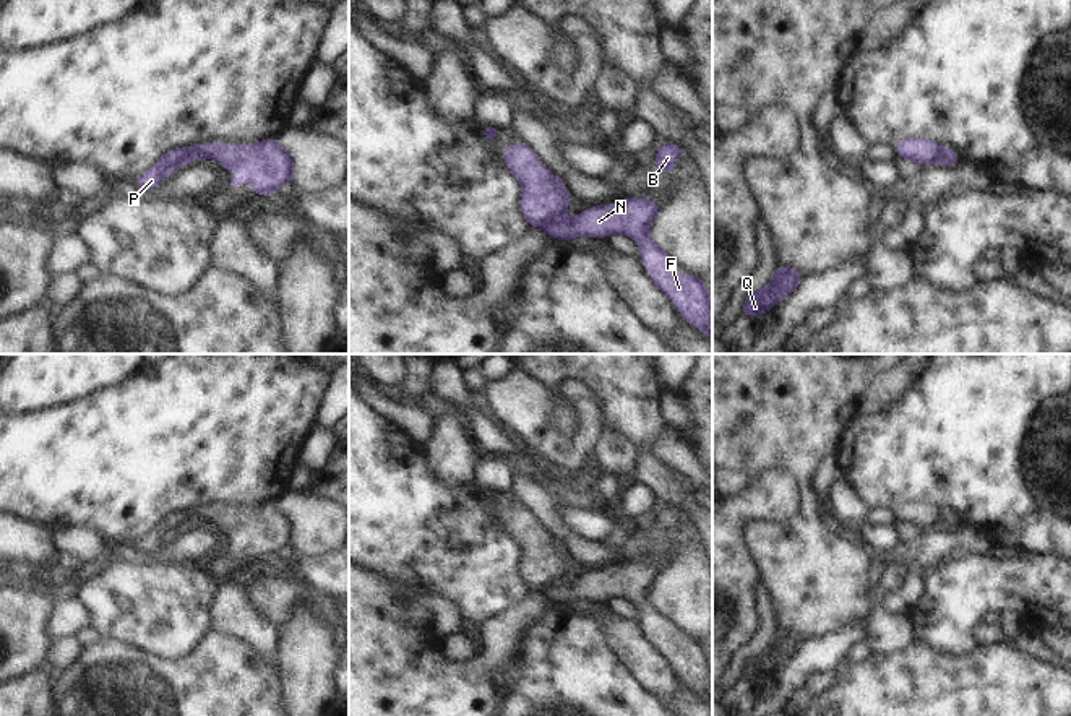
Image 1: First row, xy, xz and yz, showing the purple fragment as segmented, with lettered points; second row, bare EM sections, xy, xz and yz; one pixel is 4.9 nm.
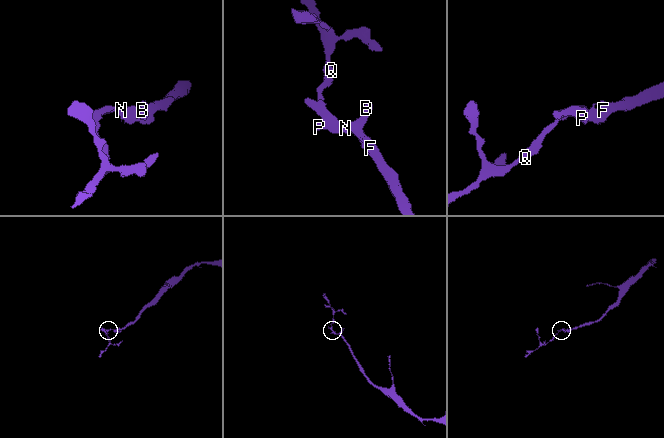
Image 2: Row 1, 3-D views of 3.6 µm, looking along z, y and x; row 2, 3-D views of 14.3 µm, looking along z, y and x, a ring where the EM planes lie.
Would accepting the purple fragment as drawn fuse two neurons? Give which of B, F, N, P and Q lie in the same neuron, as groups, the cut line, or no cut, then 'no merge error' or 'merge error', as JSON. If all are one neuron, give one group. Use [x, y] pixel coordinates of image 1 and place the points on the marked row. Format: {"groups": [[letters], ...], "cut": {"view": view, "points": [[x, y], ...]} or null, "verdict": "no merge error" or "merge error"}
{"groups": [["B", "F", "N"], ["P", "Q"]], "cut": {"view": "xz", "points": [[560, 215], [541, 226]]}, "verdict": "merge error"}

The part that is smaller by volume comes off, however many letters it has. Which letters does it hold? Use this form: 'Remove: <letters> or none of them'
Remove: P, Q

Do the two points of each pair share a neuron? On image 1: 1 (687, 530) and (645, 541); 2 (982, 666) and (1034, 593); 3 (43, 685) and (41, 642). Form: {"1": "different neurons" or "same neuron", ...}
{"1": "same neuron", "2": "different neurons", "3": "different neurons"}

